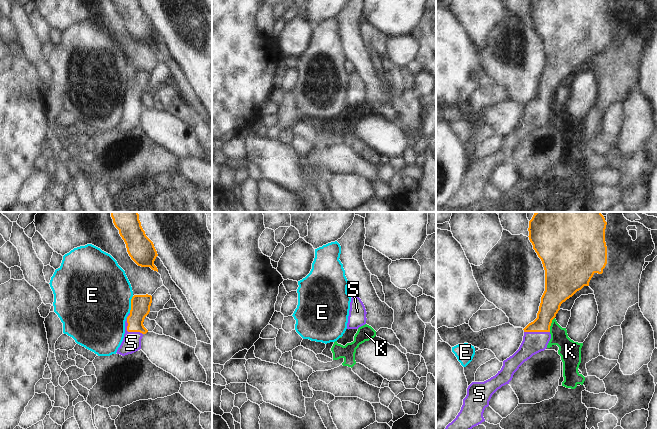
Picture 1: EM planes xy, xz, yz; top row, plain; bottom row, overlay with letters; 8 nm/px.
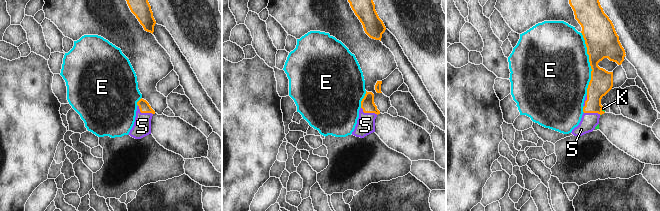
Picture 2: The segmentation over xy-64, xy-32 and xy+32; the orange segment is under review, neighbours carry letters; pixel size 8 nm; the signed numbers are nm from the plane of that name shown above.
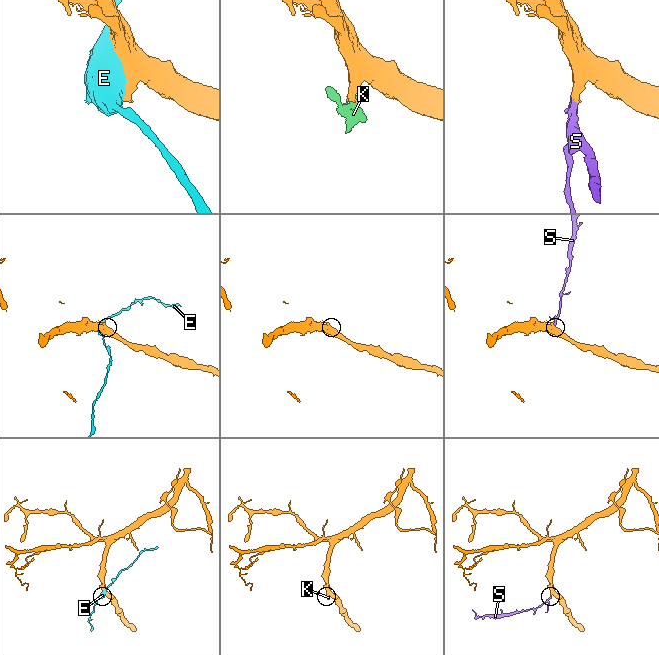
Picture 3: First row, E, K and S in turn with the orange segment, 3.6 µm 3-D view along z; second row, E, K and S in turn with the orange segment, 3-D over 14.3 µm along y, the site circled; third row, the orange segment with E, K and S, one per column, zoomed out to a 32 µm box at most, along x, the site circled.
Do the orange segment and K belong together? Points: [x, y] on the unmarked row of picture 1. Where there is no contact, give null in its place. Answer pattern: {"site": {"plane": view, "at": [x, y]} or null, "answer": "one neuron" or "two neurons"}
{"site": {"plane": "yz", "at": [550, 100]}, "answer": "two neurons"}

